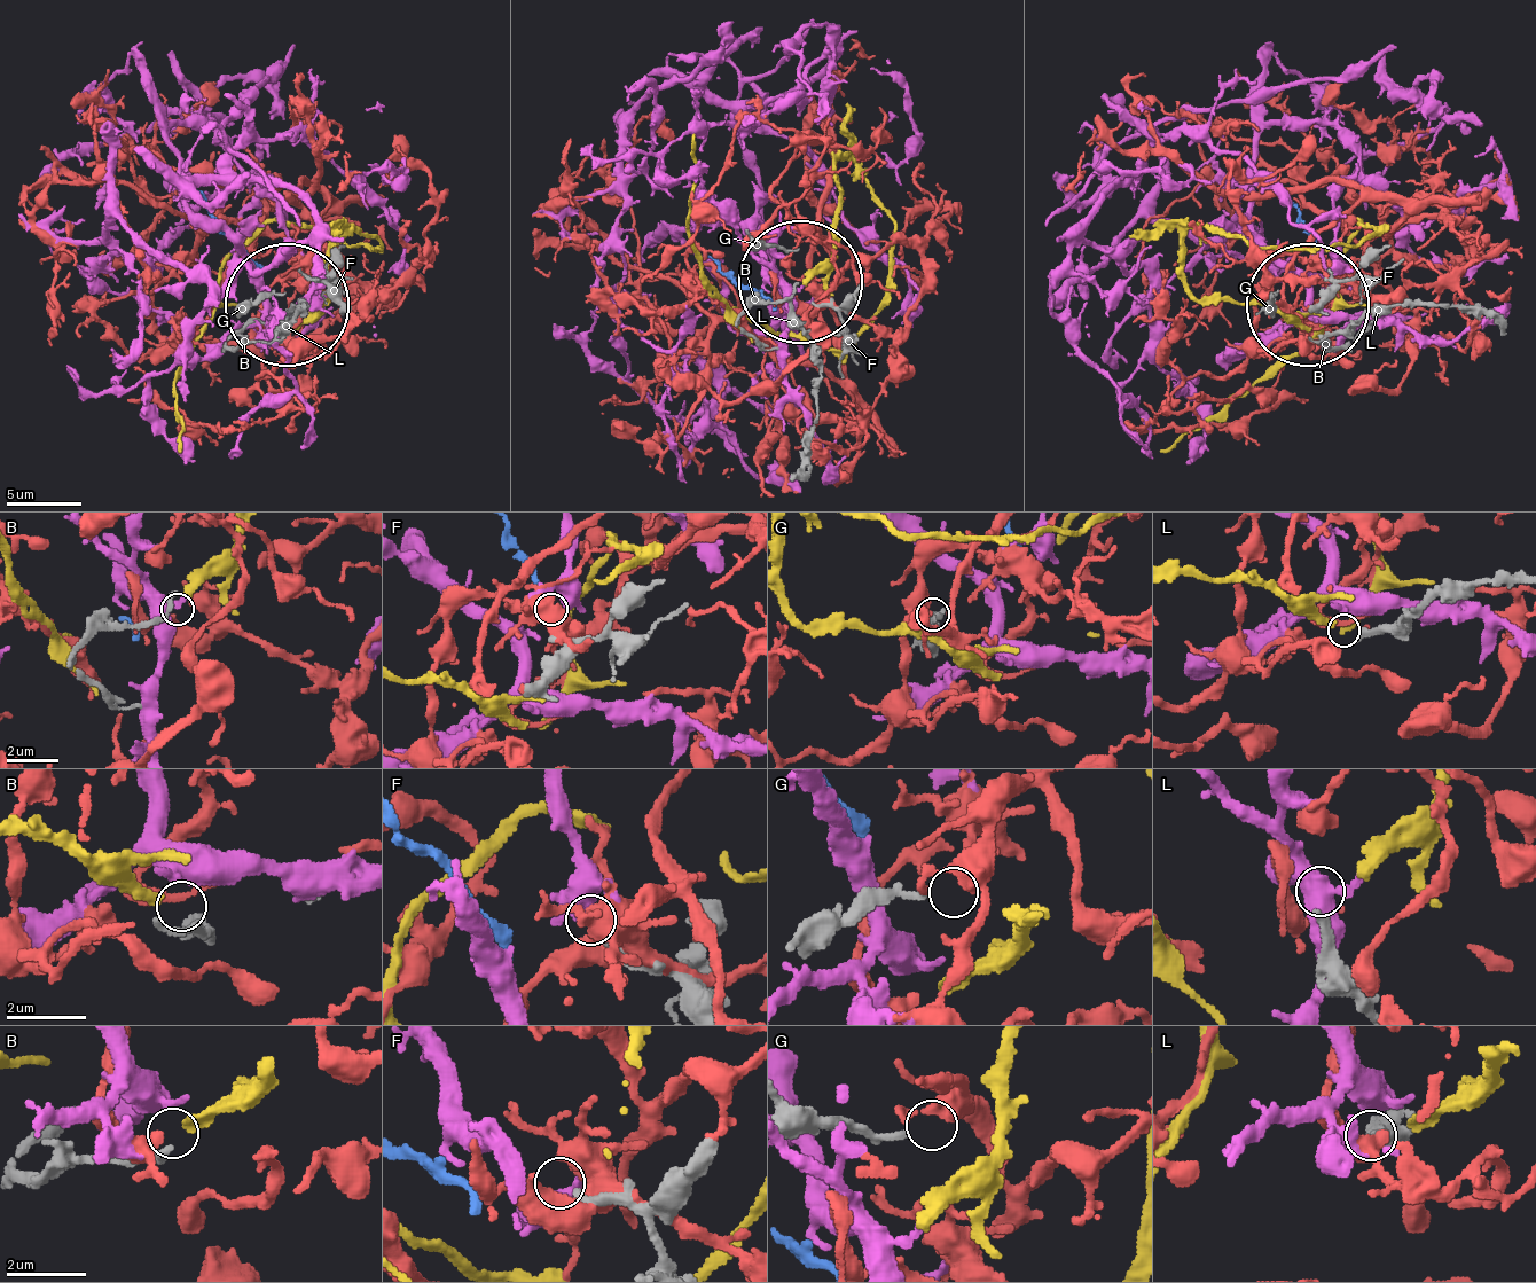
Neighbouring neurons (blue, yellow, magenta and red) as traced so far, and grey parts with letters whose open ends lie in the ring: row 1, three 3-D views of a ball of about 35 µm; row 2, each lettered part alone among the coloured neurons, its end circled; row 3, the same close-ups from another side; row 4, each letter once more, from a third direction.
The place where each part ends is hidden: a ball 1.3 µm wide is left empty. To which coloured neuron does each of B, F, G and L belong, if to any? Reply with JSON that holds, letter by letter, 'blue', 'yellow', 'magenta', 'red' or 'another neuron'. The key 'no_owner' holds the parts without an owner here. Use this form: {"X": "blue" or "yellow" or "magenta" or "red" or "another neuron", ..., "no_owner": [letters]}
{"B": "yellow", "F": "magenta", "G": "another neuron", "L": "another neuron", "no_owner": ["G", "L"]}

